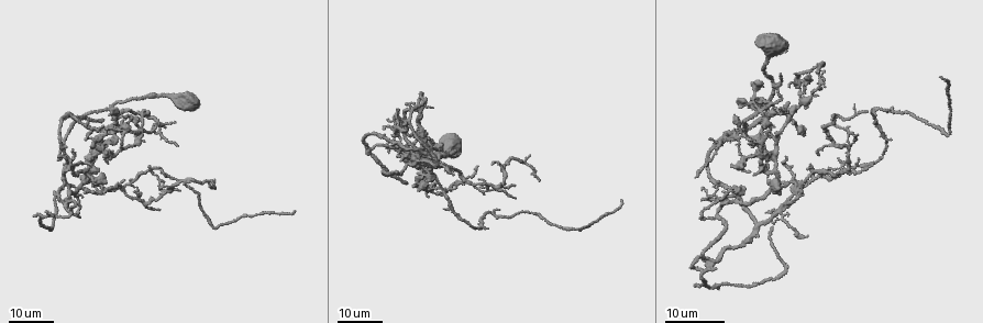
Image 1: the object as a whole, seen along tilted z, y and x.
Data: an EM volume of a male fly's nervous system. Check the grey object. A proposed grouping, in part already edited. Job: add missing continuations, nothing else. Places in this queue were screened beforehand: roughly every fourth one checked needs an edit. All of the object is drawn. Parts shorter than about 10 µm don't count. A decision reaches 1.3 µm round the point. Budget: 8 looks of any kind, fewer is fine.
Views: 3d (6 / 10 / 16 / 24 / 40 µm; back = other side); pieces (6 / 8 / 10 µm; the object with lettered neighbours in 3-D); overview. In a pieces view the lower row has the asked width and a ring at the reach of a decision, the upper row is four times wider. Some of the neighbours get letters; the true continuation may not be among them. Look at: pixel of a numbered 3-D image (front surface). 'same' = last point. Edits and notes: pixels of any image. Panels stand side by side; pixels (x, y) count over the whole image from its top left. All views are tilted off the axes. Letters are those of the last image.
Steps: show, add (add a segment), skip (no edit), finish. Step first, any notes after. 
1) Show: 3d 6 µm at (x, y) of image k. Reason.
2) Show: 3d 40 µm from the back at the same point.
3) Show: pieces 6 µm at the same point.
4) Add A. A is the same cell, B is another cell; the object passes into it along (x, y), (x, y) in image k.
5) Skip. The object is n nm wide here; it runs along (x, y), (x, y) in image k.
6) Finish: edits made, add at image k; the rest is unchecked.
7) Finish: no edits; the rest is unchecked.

Show: 3d 24 µm at (804, 135) of image 1. Branch stops here.

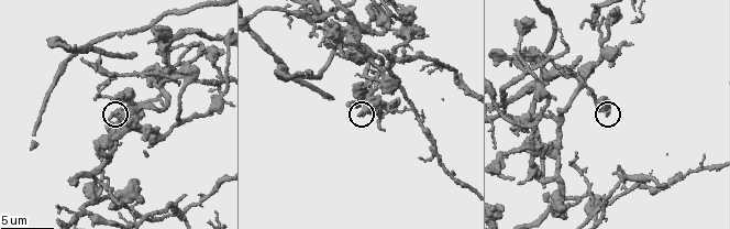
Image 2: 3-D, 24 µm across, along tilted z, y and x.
Show: pieces 6 µm at (359, 113) of image 2.

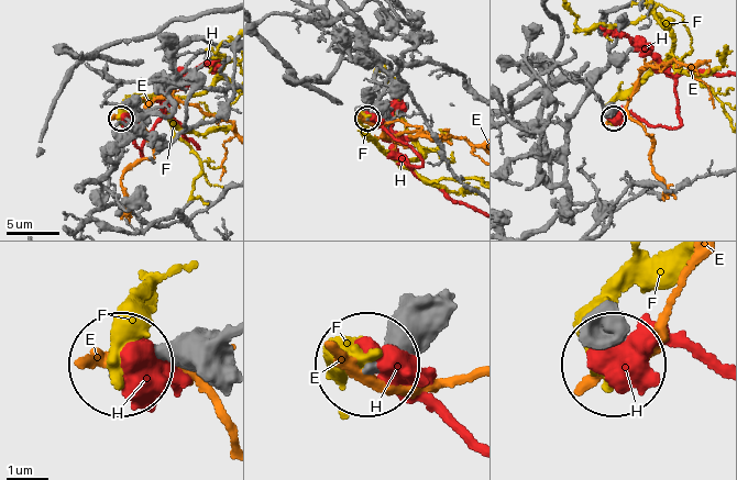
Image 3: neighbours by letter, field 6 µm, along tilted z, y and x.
Skip. E, F and H are other cells; none of them fits.

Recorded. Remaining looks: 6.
Show: 3d 6 µm at (387, 114) of image 2. Thin end.

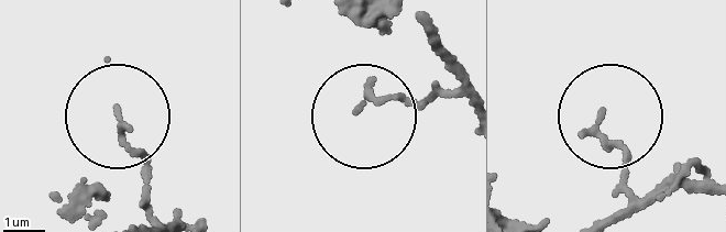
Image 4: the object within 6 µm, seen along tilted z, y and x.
Show: pieces 8 µm at (120, 111) of image 4.

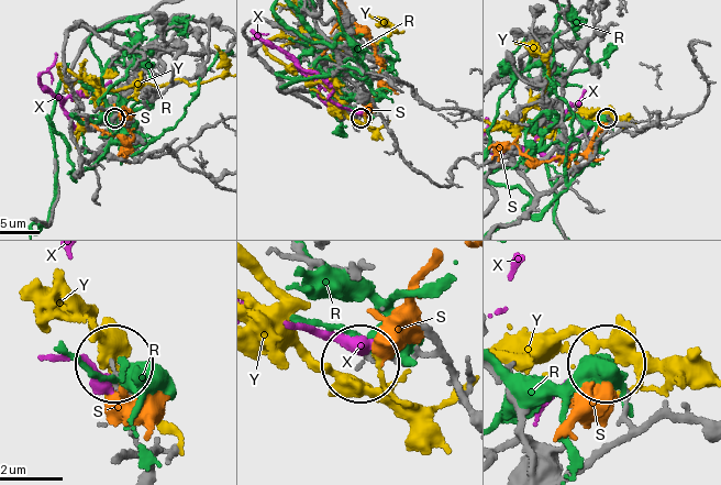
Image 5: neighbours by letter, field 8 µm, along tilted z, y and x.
Skip. R, S, X and Y are other cells; it runs along (429, 338), (424, 351), (362, 365) in image 5; none of them fits.

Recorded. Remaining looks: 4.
Show: 3d 6 µm at (188, 62) of image 2. Branch stops here.

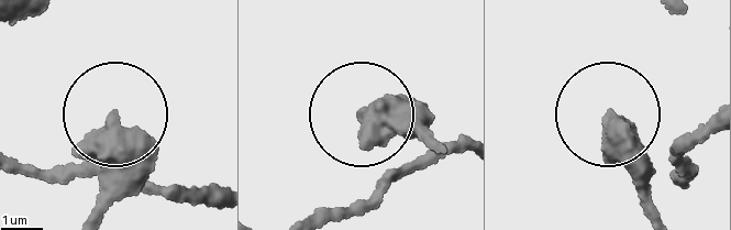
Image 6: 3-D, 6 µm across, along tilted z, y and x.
Show: pieces 6 µm at (113, 117) of image 6. What lies round it.

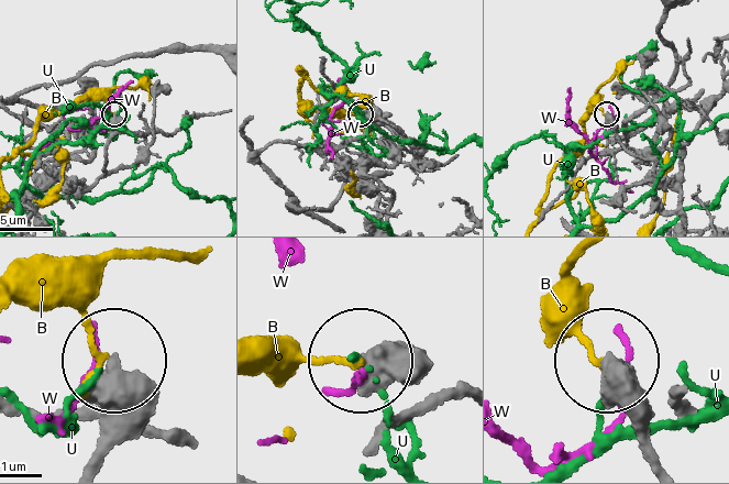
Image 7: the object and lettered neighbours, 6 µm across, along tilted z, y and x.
Skip. B, U and W are other cells; no lettered segment goes on from it.

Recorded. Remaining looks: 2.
Show: pieces 10 µm at (333, 100) of image 2. Branch stops here.

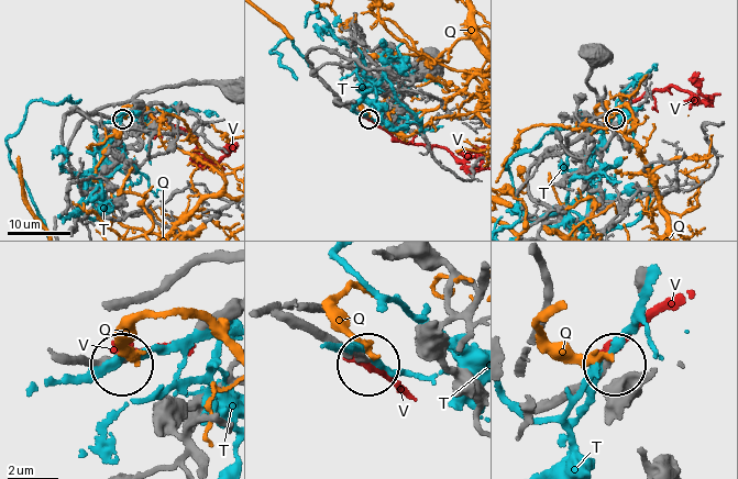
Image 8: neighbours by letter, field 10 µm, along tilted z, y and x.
Skip. Q, T and V are other cells; it runs along (549, 398), (609, 363) in image 8; no lettered segment goes on from it.

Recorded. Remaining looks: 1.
Finish: no edits; the rest is unchecked.

